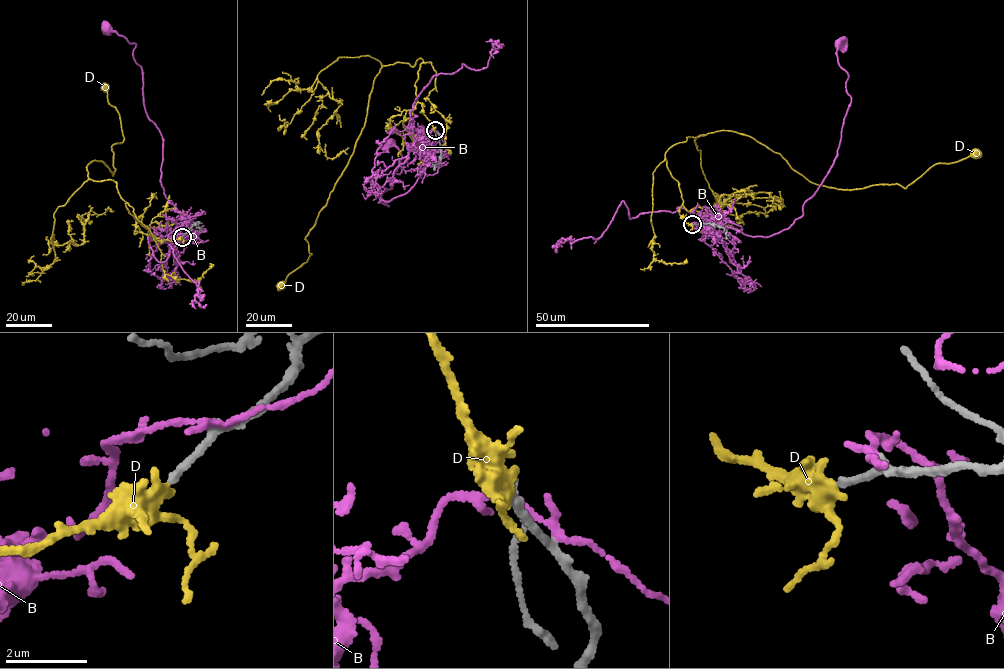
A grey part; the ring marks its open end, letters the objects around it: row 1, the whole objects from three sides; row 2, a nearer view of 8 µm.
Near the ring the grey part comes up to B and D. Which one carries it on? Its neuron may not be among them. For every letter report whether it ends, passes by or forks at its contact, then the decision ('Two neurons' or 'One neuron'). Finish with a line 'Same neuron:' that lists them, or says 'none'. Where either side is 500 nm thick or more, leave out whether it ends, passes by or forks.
B: It passes by. Two neurons
D: It passes by. One neuron
Same neuron: D

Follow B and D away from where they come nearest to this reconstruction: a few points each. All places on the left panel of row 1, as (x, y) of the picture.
B: (184, 233), (172, 242), (171, 234), (191, 221), (164, 193), (162, 137), (145, 110), (136, 44), (106, 28)
D: (182, 237), (156, 239), (116, 182), (89, 177), (95, 160), (113, 175), (111, 146), (124, 138), (105, 87)

